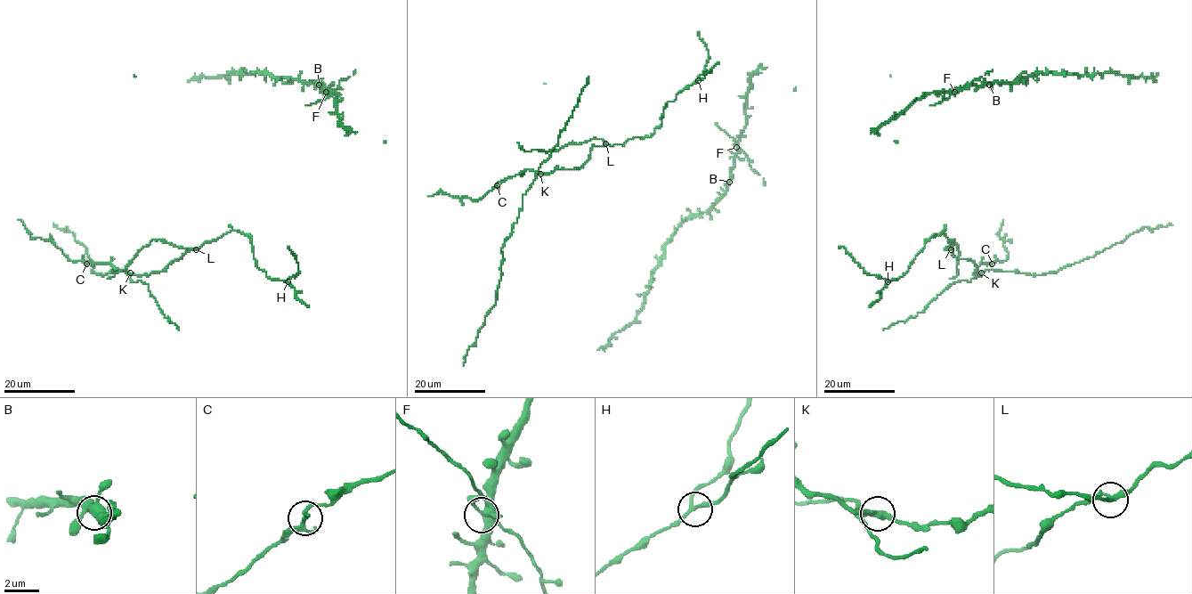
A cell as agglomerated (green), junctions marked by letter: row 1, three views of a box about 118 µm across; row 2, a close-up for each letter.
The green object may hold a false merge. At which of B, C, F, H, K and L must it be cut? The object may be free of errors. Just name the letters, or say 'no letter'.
K

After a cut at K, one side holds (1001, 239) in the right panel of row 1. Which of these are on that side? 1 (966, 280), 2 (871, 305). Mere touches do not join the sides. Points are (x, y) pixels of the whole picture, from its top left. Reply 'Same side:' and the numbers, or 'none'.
Same side: 2

